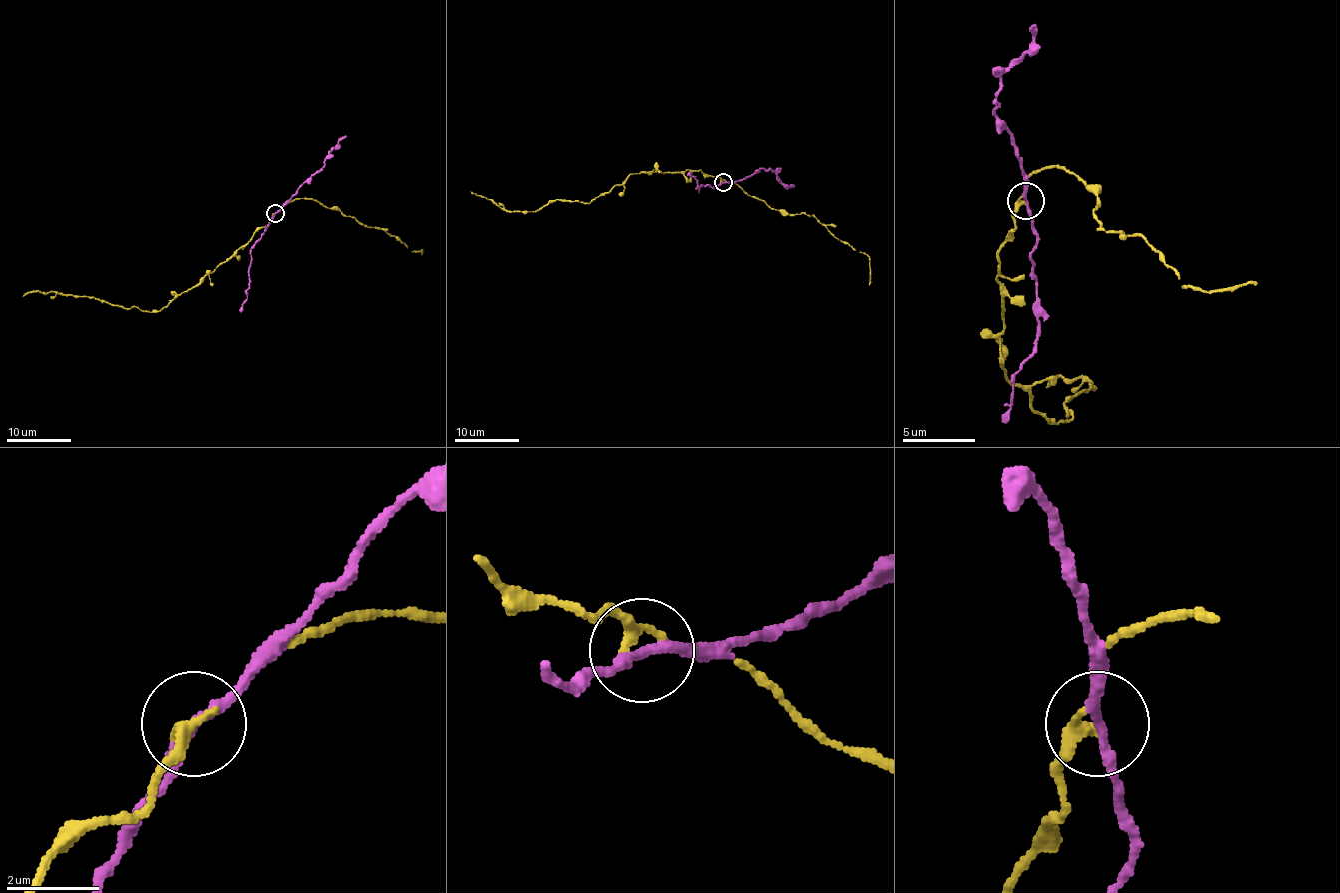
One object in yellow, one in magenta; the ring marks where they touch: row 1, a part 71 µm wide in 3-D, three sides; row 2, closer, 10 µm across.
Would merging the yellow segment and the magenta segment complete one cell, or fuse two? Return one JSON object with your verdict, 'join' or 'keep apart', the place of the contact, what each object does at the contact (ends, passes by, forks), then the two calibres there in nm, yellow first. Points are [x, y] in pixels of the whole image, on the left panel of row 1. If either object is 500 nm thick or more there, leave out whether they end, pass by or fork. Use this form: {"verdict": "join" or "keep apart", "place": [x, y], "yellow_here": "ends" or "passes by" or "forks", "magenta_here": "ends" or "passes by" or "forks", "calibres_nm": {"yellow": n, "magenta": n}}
{"verdict": "keep apart", "place": [275, 213], "yellow_here": "ends", "magenta_here": "passes by", "calibres_nm": {"yellow": 340, "magenta": 220}}

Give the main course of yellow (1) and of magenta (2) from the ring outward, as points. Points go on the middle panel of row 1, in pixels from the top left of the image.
1: (721, 182), (700, 171), (650, 171), (631, 174), (589, 203), (555, 200), (536, 211), (502, 209), (471, 192)
2: (723, 182), (715, 187), (697, 187), (689, 172)

